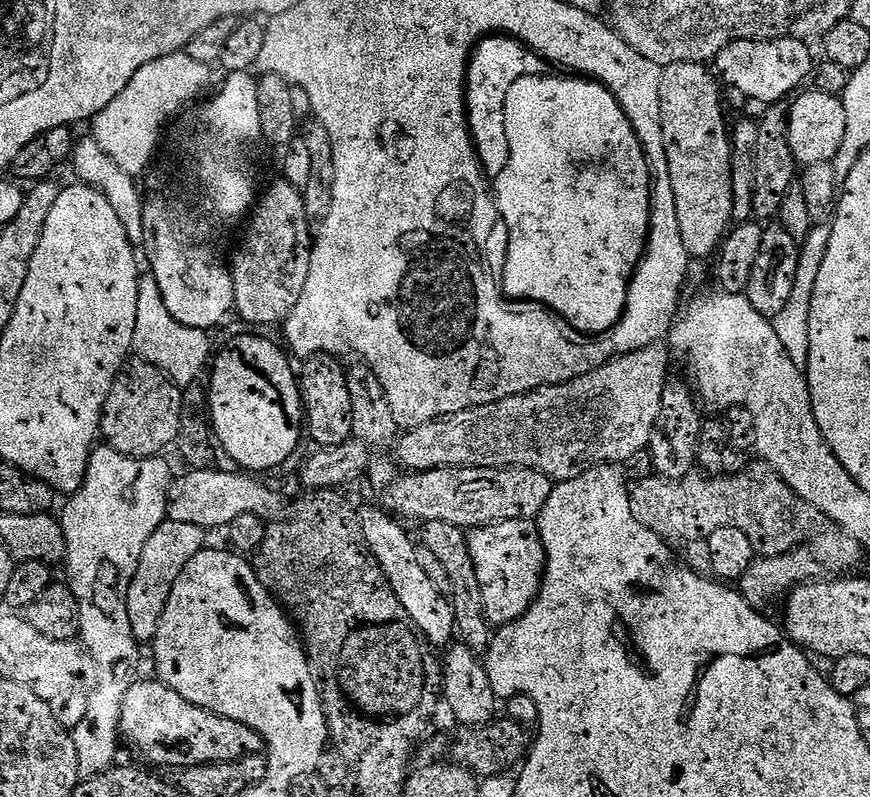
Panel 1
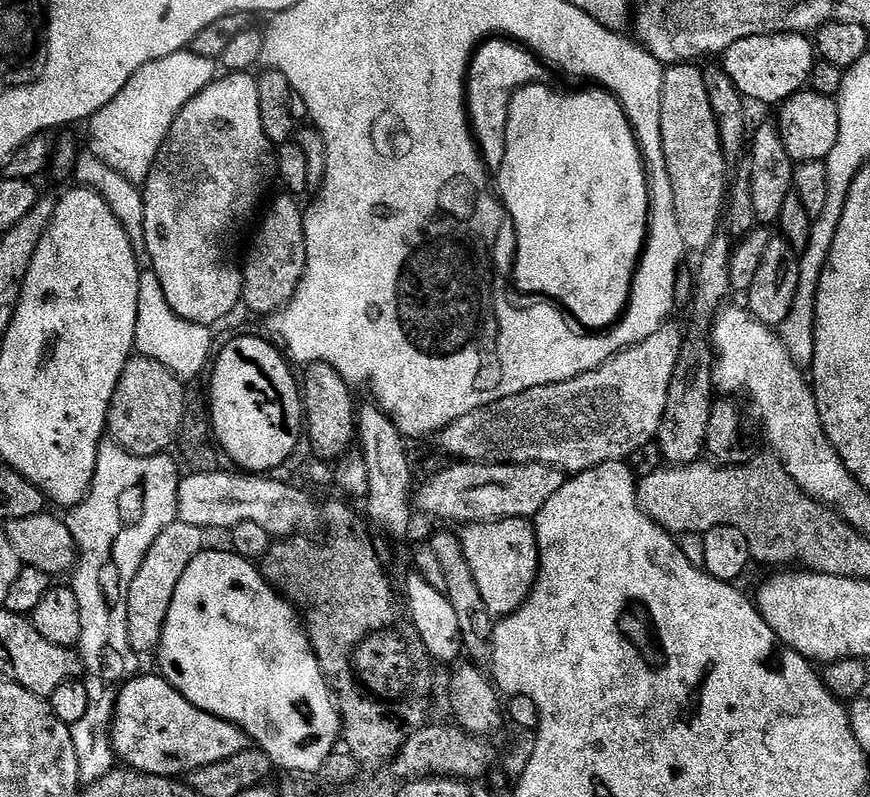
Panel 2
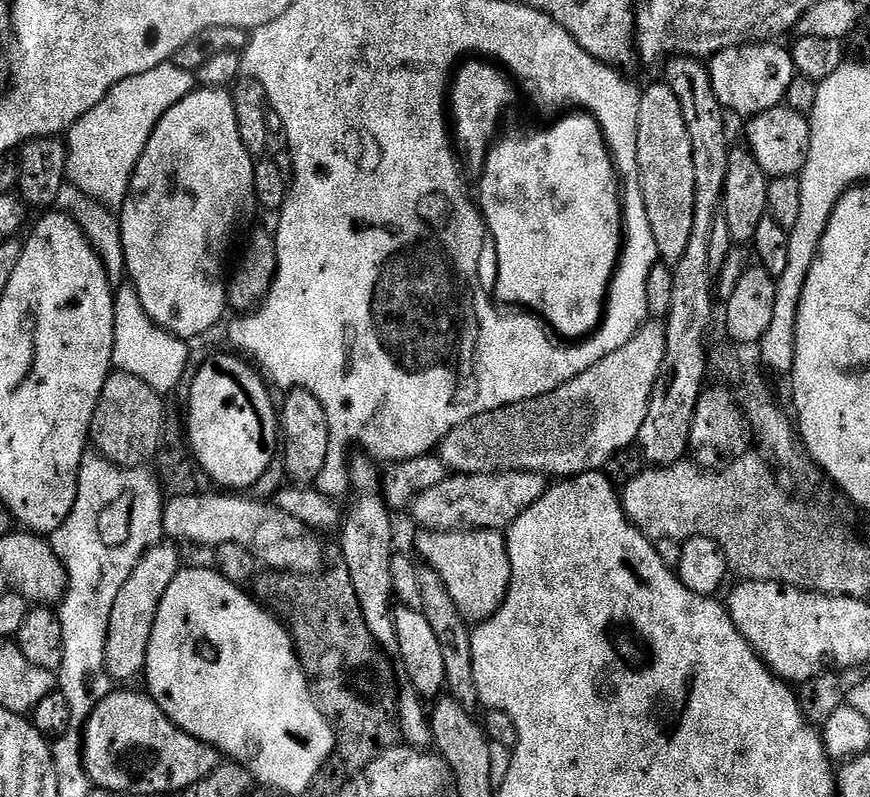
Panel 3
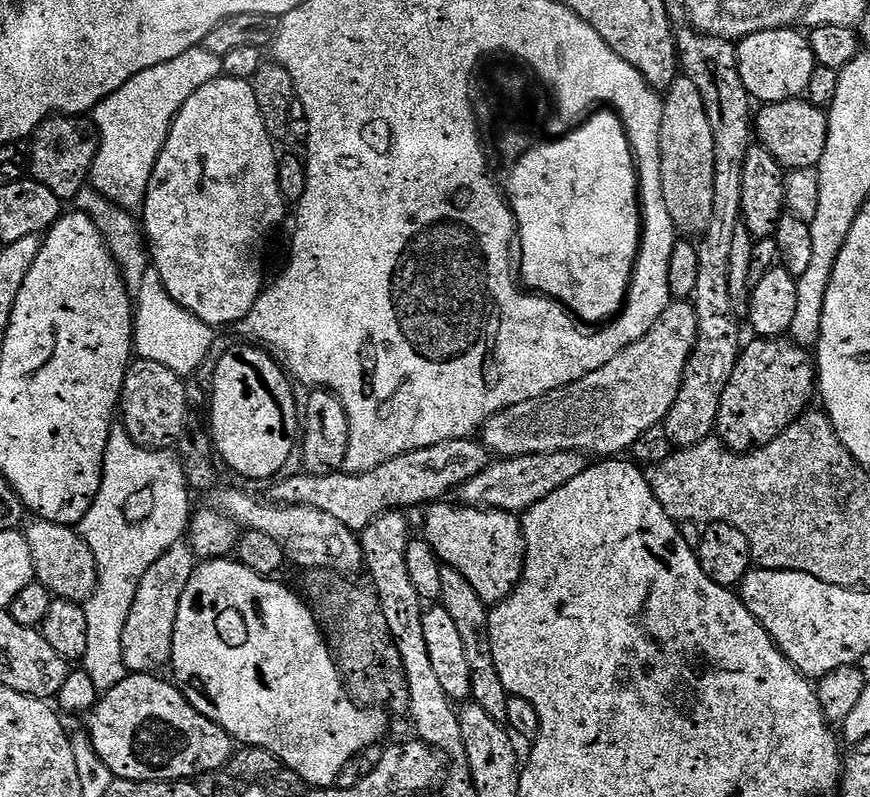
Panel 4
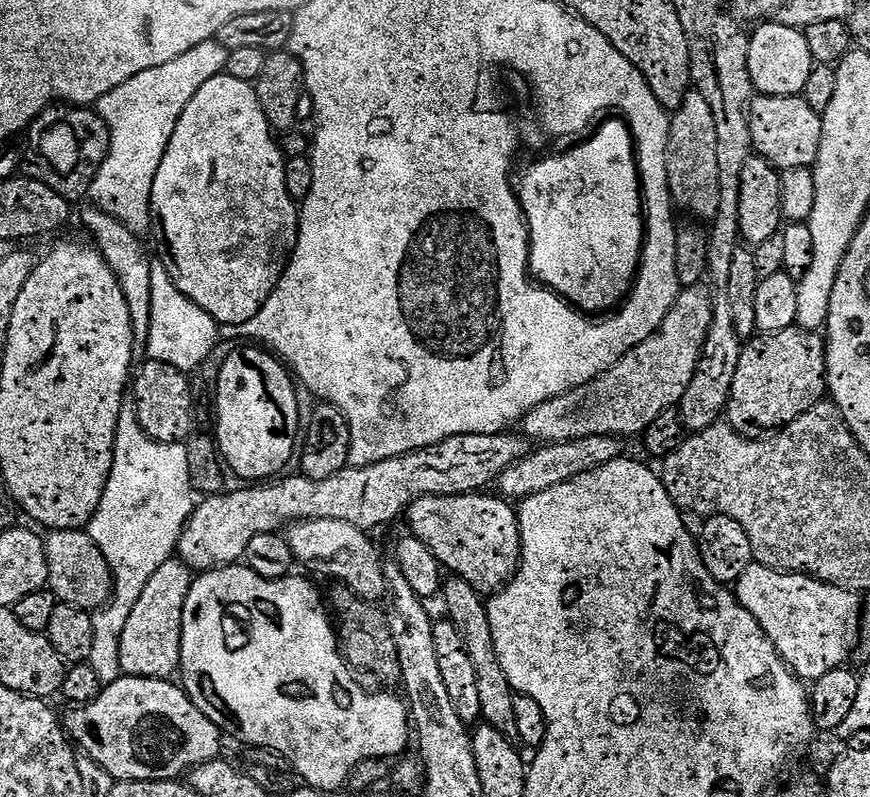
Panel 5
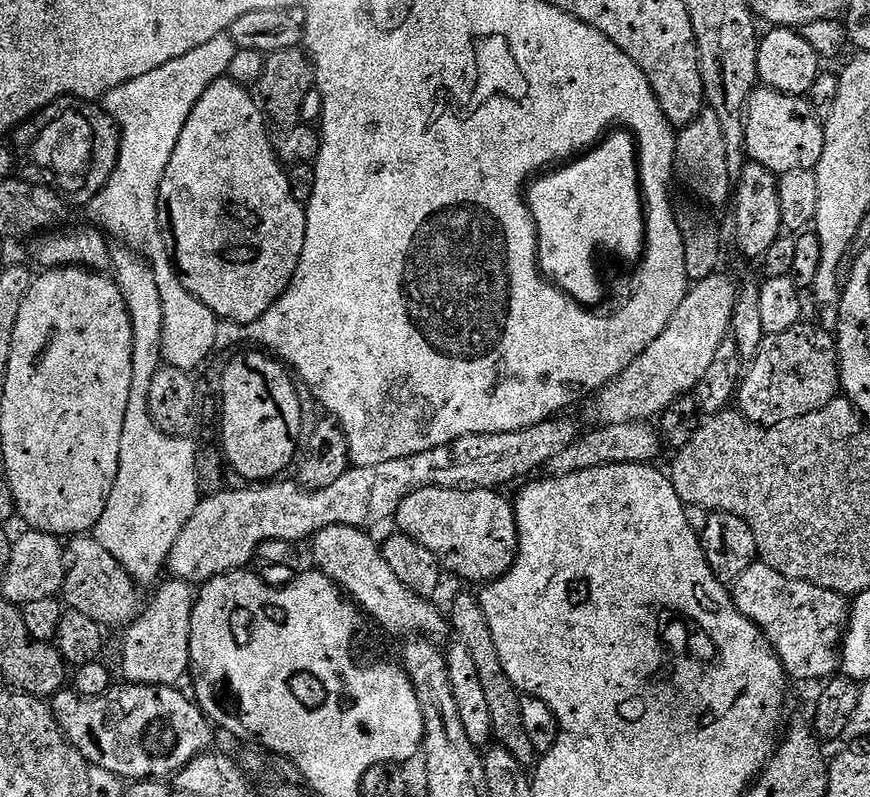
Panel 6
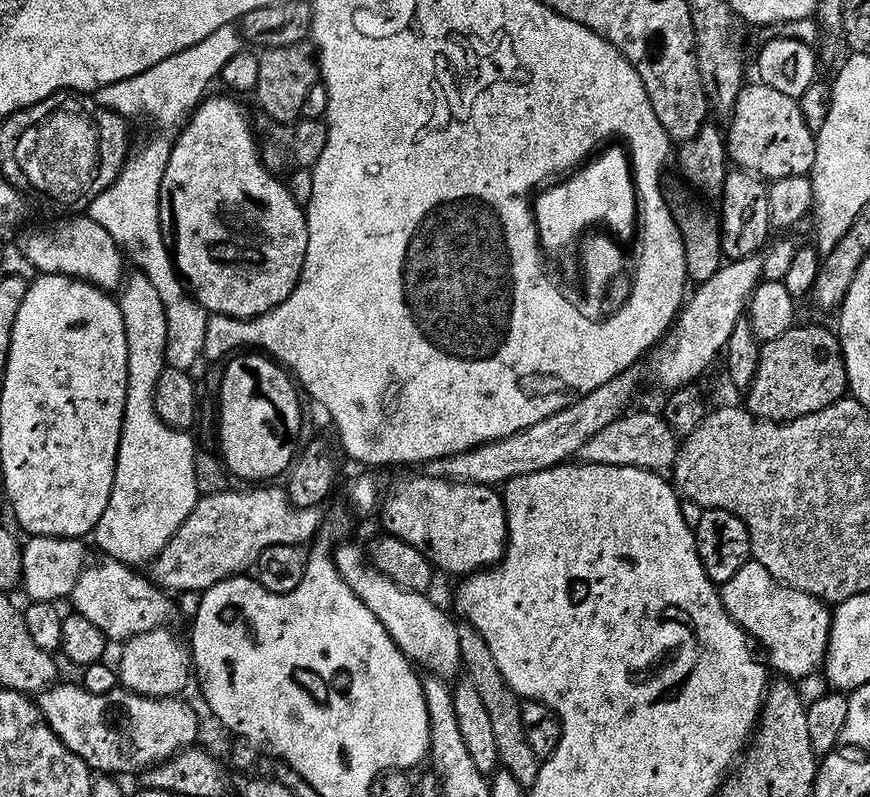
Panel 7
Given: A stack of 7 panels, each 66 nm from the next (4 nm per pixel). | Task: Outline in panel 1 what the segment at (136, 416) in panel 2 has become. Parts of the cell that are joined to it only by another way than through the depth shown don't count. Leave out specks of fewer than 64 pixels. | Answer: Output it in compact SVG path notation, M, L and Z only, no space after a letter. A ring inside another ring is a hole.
M129 363L112 384L100 415L99 435L107 447L146 460L159 457L163 448L171 449L175 445L182 392L153 364L135 363Z

